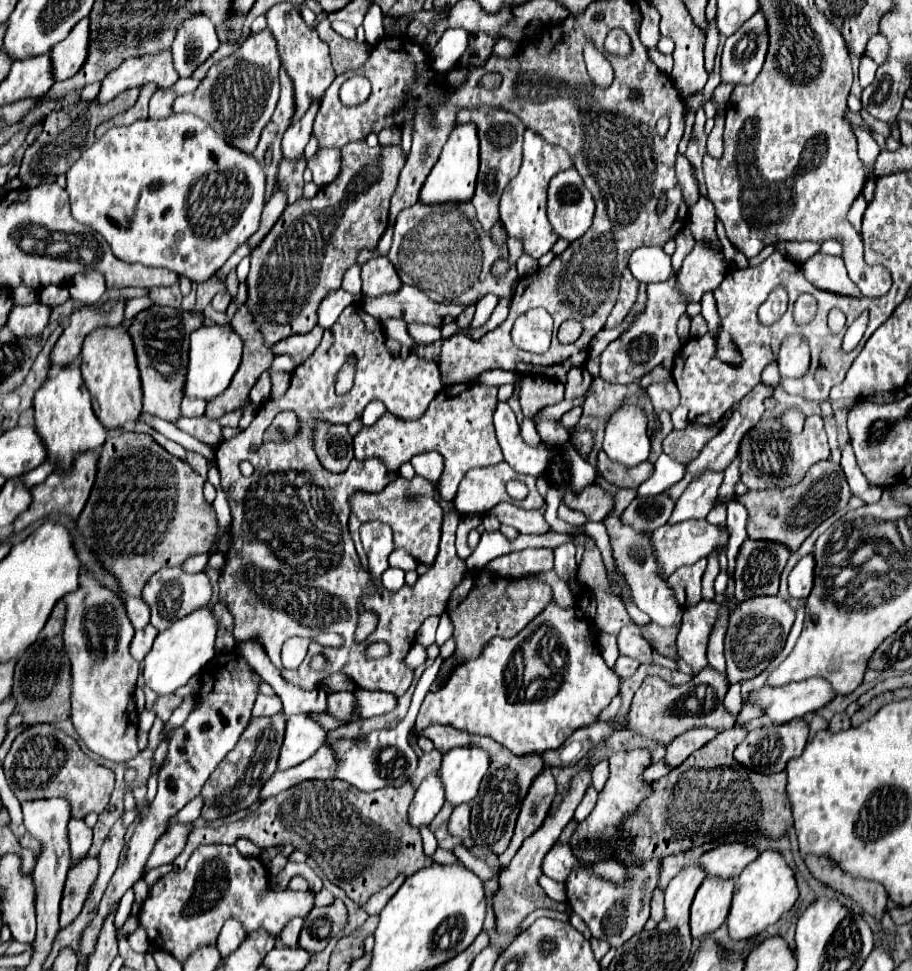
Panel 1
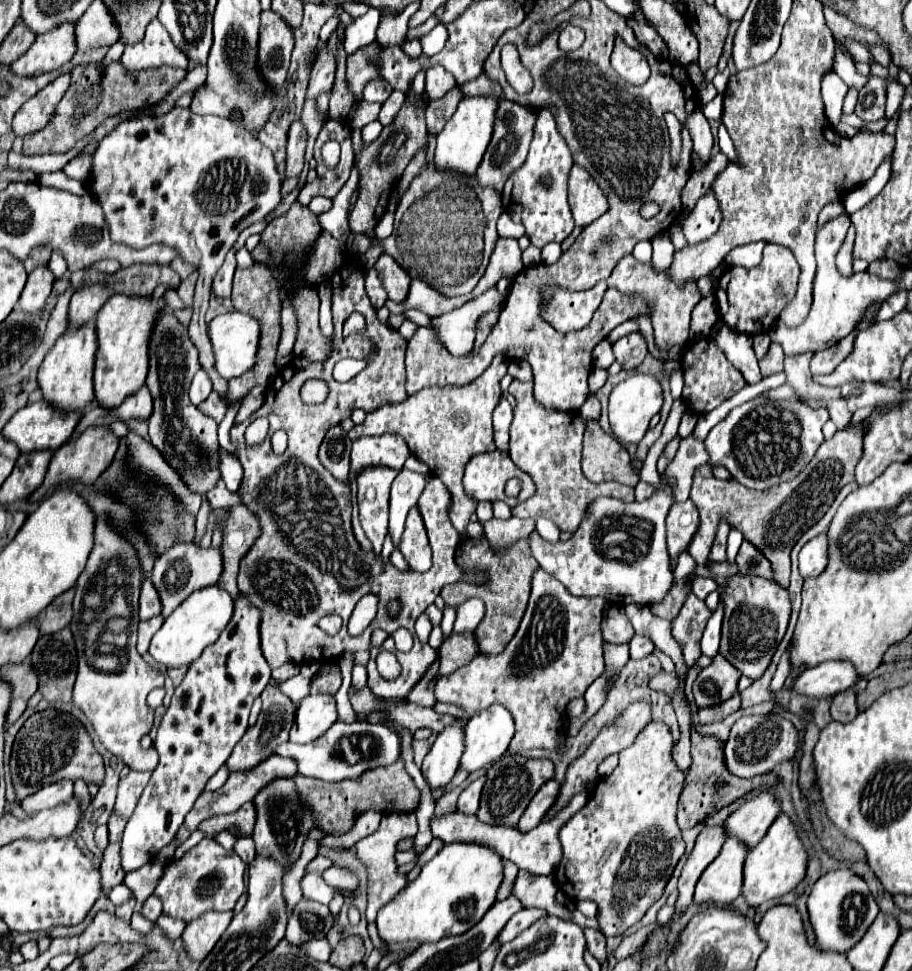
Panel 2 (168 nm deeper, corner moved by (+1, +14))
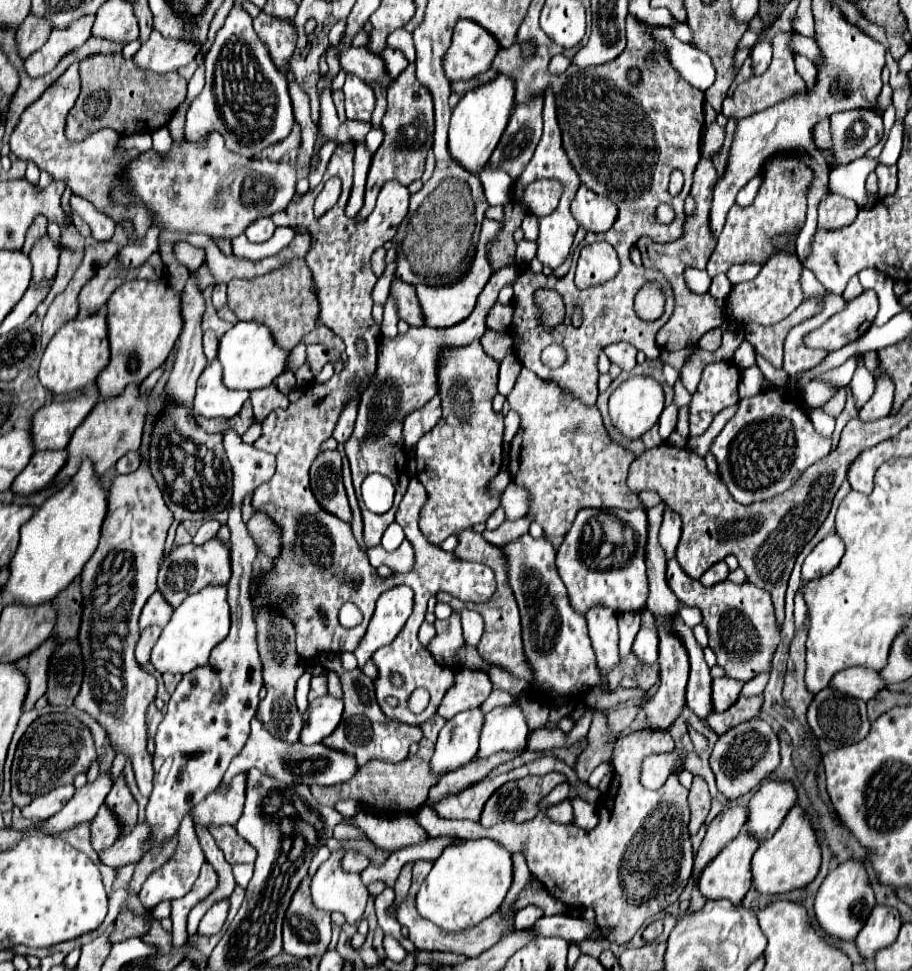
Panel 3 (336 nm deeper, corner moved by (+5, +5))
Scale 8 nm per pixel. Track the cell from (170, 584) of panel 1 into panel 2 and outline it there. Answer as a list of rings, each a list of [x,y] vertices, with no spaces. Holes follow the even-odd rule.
[[[194,542],[176,544],[168,552],[164,552],[152,570],[152,582],[160,594],[162,600],[162,616],[170,616],[172,610],[184,602],[186,596],[190,596],[194,590],[212,586],[218,582],[222,574],[222,550],[220,548],[202,548]]]

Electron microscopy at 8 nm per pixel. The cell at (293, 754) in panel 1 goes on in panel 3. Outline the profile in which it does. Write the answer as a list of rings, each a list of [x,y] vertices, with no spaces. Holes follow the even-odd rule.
[[[330,695],[318,697],[308,705],[308,719],[302,727],[300,733],[300,743],[304,745],[314,745],[314,743],[322,743],[340,723],[342,717],[342,701],[334,699]]]

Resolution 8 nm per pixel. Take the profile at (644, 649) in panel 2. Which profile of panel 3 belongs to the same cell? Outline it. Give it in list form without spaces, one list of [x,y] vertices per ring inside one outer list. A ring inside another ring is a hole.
[[[642,627],[636,635],[632,653],[642,663],[656,663],[656,659],[658,659],[658,633],[656,633],[656,629]]]

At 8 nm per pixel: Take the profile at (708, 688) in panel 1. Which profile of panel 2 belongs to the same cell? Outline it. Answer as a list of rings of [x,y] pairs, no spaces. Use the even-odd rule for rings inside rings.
[[[718,654],[708,668],[700,670],[694,682],[694,698],[698,708],[716,706],[732,698],[738,690],[740,676],[742,674],[734,666],[730,666],[726,658]]]

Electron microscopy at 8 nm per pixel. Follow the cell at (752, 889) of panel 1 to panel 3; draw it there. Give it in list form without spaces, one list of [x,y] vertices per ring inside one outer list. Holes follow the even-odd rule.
[[[792,807],[778,831],[760,843],[758,851],[752,857],[752,885],[760,895],[776,895],[776,893],[788,893],[794,889],[806,887],[810,881],[814,881],[816,873],[820,869],[820,847],[814,835],[814,829],[810,827],[804,811],[800,807]]]

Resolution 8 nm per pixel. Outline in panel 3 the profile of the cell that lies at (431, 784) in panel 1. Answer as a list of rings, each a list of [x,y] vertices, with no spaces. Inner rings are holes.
[[[480,709],[458,713],[454,719],[446,721],[430,759],[430,771],[434,777],[452,773],[476,757],[482,723],[484,715]]]

